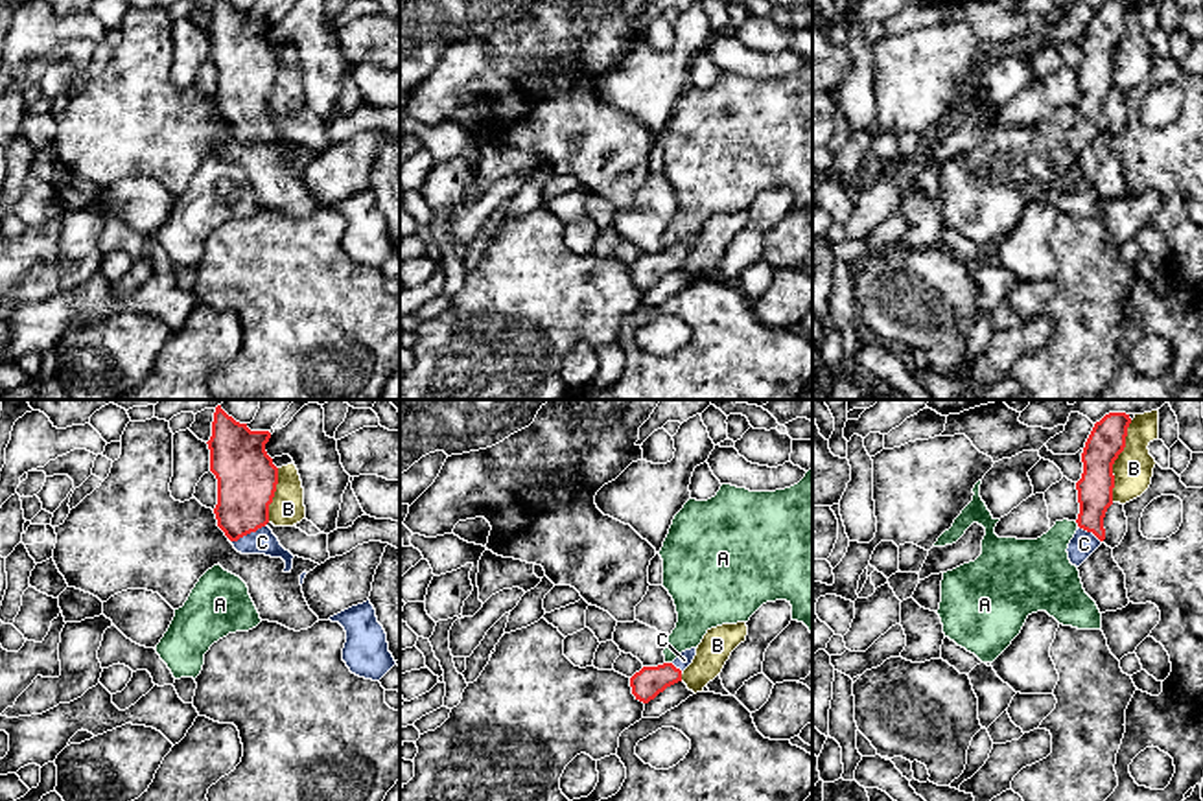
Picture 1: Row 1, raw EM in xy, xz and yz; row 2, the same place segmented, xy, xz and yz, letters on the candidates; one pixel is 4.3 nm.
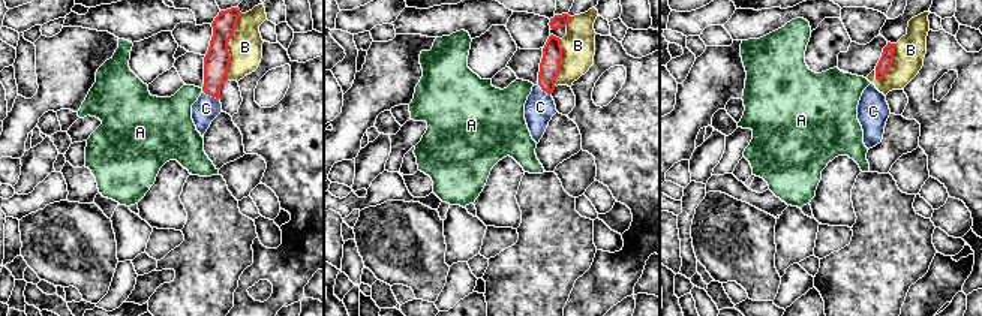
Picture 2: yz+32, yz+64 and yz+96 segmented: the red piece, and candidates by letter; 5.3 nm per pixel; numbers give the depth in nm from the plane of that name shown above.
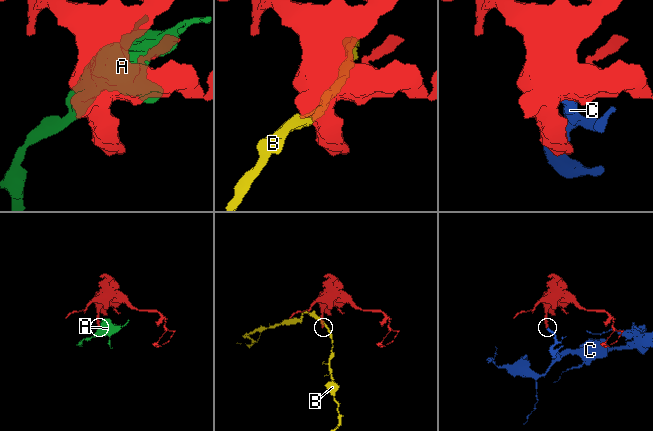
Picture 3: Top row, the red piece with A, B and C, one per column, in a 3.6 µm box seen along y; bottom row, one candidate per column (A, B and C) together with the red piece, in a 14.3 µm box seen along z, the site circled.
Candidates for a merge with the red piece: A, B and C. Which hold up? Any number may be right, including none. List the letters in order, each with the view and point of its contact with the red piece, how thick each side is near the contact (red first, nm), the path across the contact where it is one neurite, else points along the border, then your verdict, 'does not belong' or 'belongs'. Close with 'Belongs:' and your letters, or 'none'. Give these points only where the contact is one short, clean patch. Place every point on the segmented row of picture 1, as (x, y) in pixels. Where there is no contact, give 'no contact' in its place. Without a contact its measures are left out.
A: meets red in xz at (669, 663); 140 nm thick on the red side, 170 nm on the other; border along xz (665, 661), (671, 663); does not belong
B: meets red in yz at (1115, 459); 160 nm thick on the red side, 170 nm on the other; does not belong
C: meets red in xy at (249, 533); 260 nm thick on the red side, 110 nm on the other; runs through xy (247, 479), (249, 533), (262, 542); belongs
Belongs: C

